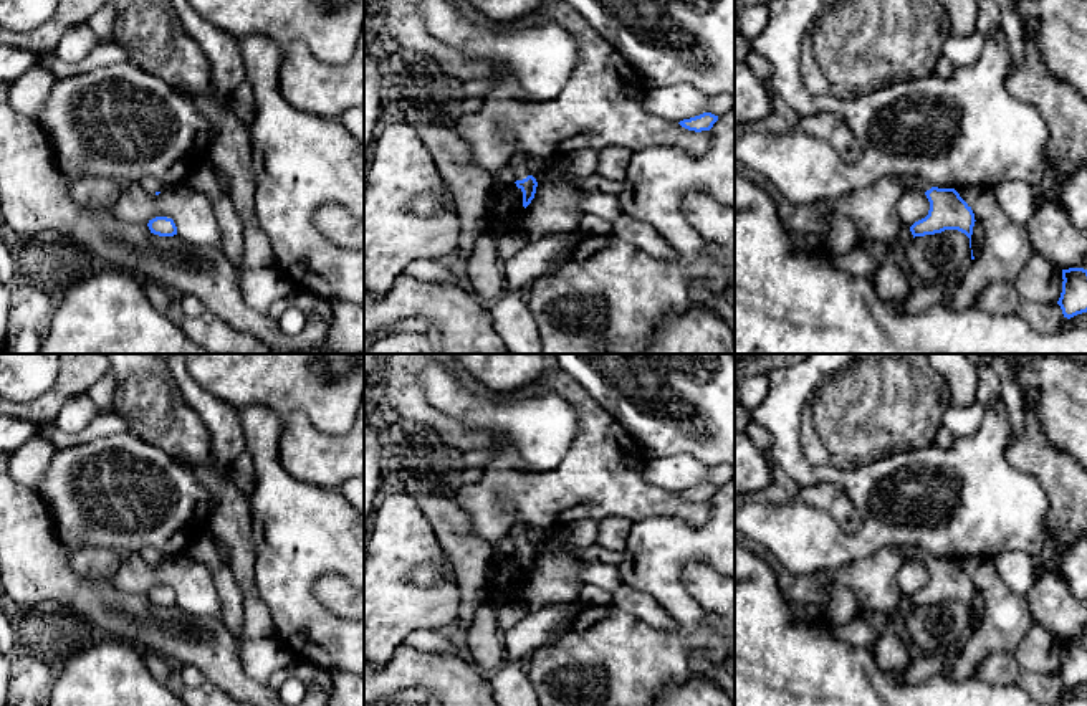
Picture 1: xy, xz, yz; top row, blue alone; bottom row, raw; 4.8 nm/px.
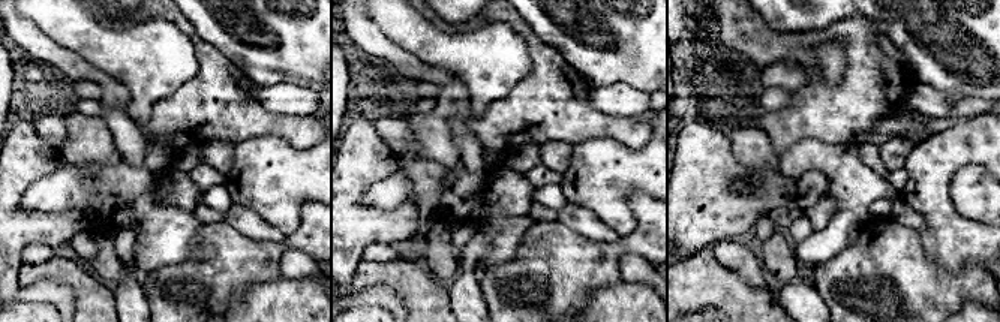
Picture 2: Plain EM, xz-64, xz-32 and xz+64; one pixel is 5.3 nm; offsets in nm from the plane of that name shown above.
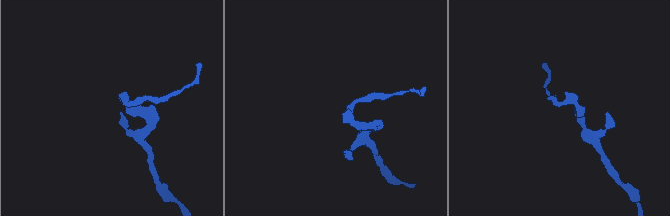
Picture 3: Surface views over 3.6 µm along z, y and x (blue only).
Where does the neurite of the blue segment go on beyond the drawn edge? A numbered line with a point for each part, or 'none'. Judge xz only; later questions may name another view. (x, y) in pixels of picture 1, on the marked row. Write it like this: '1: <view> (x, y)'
1: xz (518, 161)

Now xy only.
1: xy (149, 184)

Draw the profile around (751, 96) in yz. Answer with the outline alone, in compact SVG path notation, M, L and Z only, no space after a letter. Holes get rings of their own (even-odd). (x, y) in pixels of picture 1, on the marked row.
M735 63L735 124L753 124L771 112L769 86L746 63Z

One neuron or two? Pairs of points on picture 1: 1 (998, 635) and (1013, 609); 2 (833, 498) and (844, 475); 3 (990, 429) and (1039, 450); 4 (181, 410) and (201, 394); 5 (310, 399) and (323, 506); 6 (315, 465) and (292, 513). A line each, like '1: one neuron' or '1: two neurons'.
1: one neuron
2: two neurons
3: two neurons
4: two neurons
5: two neurons
6: two neurons

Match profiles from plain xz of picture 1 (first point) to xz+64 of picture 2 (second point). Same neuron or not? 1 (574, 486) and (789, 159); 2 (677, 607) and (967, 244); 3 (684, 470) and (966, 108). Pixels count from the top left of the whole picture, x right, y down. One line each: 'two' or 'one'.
1: two
2: one
3: two

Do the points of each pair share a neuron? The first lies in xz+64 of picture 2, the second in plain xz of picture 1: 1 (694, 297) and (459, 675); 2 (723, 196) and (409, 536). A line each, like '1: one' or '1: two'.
1: one
2: one

